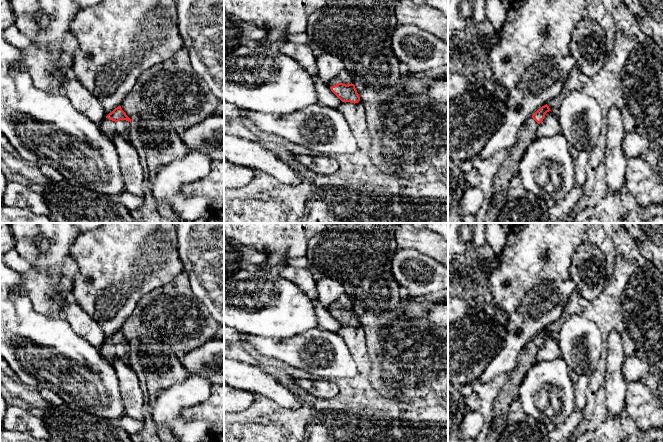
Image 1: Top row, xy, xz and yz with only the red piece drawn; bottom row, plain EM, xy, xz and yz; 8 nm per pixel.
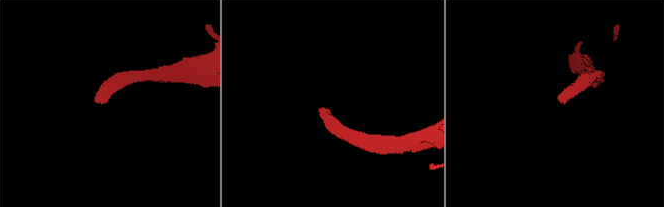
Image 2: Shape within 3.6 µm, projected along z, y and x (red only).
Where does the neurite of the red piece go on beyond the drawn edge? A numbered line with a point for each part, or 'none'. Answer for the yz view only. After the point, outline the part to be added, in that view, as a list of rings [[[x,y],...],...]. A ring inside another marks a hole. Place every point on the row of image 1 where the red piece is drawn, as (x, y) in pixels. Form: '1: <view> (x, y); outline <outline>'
1: yz (509, 168); outline [[[530,117],[519,131],[515,144],[493,179],[493,197],[487,208],[485,223],[496,223],[499,213],[508,200],[507,192],[511,179],[518,174],[518,165],[530,143],[536,138],[539,124]]]

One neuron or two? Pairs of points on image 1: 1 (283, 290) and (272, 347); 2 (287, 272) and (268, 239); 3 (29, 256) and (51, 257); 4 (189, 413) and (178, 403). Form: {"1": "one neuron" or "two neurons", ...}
{"1": "two neurons", "2": "two neurons", "3": "two neurons", "4": "two neurons"}

